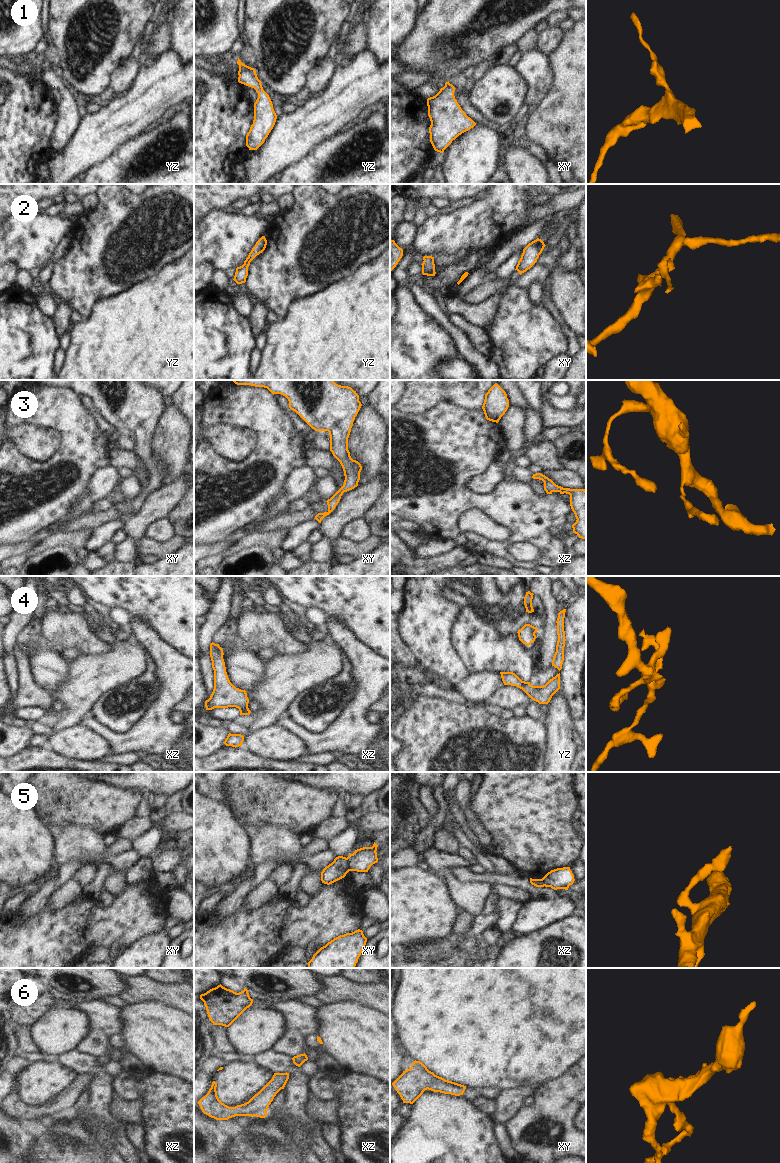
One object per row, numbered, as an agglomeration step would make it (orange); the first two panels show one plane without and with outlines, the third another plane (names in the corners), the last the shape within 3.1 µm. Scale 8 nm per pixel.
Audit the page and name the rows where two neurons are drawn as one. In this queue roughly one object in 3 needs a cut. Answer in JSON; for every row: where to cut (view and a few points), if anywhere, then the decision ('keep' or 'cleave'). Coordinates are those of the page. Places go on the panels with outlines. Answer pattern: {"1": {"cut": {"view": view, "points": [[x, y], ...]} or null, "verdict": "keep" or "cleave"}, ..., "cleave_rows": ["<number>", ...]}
{"1": {"cut": null, "verdict": "keep"}, "2": {"cut": null, "verdict": "keep"}, "3": {"cut": null, "verdict": "keep"}, "4": {"cut": null, "verdict": "keep"}, "5": {"cut": {"view": "xy", "points": [[346, 858], [350, 870]]}, "verdict": "cleave"}, "6": {"cut": null, "verdict": "keep"}, "cleave_rows": ["5"]}

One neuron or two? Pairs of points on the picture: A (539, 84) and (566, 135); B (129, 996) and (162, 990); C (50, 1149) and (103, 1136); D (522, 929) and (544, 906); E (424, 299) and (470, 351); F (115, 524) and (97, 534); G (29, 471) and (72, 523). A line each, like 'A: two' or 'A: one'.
A: two
B: one
C: one
D: one
E: one
F: one
G: two

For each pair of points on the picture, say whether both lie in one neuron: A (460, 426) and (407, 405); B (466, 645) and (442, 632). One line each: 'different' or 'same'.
A: different
B: different

